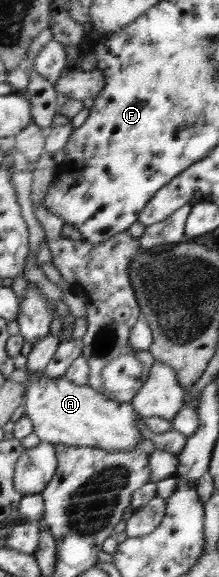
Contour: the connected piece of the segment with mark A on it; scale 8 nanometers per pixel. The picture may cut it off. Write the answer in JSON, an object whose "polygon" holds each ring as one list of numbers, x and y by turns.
{"polygon":[[28,370,20,413,28,415,34,421,37,435,42,441,77,446,100,446,110,451,132,450,138,446,138,440,143,437,137,427,140,416,134,411,131,401,120,403,94,386,75,383,67,376,53,379,47,371,32,373]]}

